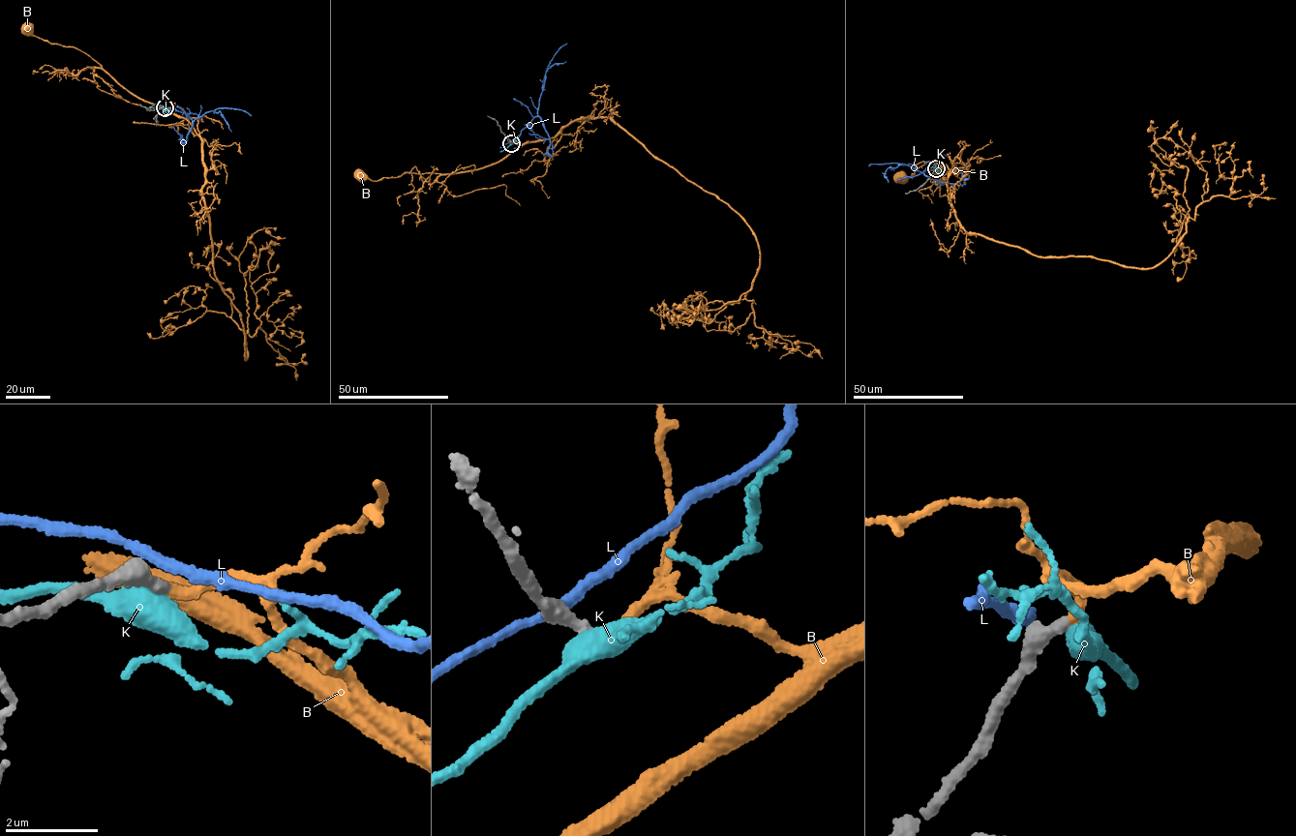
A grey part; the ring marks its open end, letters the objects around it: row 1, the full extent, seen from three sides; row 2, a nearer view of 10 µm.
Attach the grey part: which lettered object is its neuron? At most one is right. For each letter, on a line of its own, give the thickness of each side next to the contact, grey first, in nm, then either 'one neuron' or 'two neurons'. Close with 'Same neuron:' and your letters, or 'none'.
B: calibres 300 and 240 nm; one neuron
K: calibres 360 and 500 nm; two neurons
L: calibres 440 and 220 nm; two neurons
Same neuron: B

